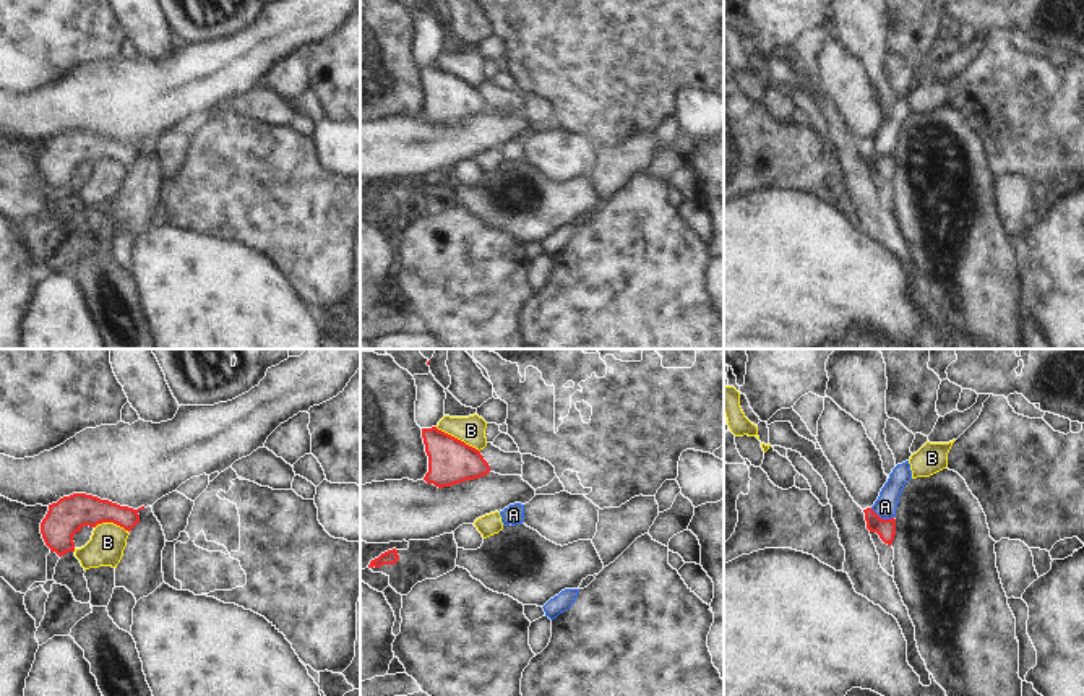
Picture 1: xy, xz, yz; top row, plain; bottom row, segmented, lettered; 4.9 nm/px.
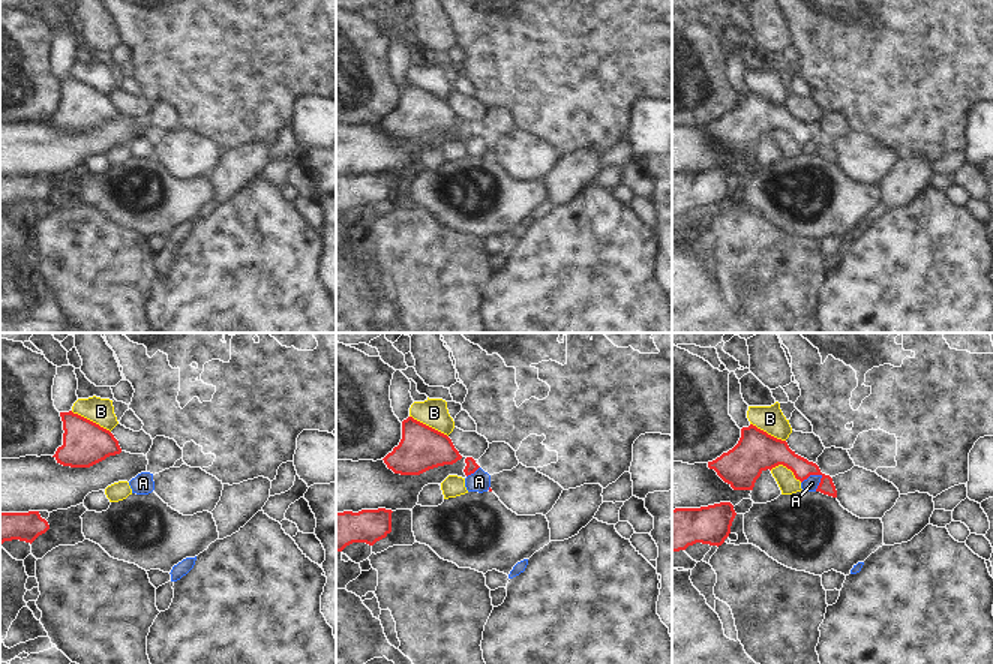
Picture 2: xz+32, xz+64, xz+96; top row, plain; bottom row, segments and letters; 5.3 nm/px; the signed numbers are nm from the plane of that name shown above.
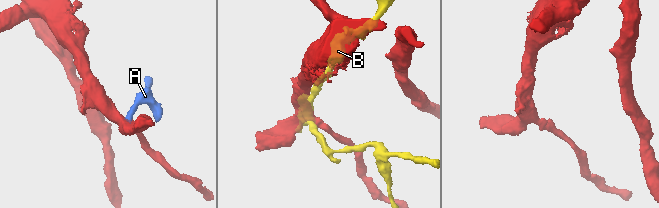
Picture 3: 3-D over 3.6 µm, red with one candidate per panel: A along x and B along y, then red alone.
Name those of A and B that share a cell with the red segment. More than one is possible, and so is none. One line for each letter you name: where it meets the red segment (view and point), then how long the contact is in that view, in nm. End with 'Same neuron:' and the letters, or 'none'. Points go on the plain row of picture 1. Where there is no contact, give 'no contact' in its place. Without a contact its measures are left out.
Same neuron: none

